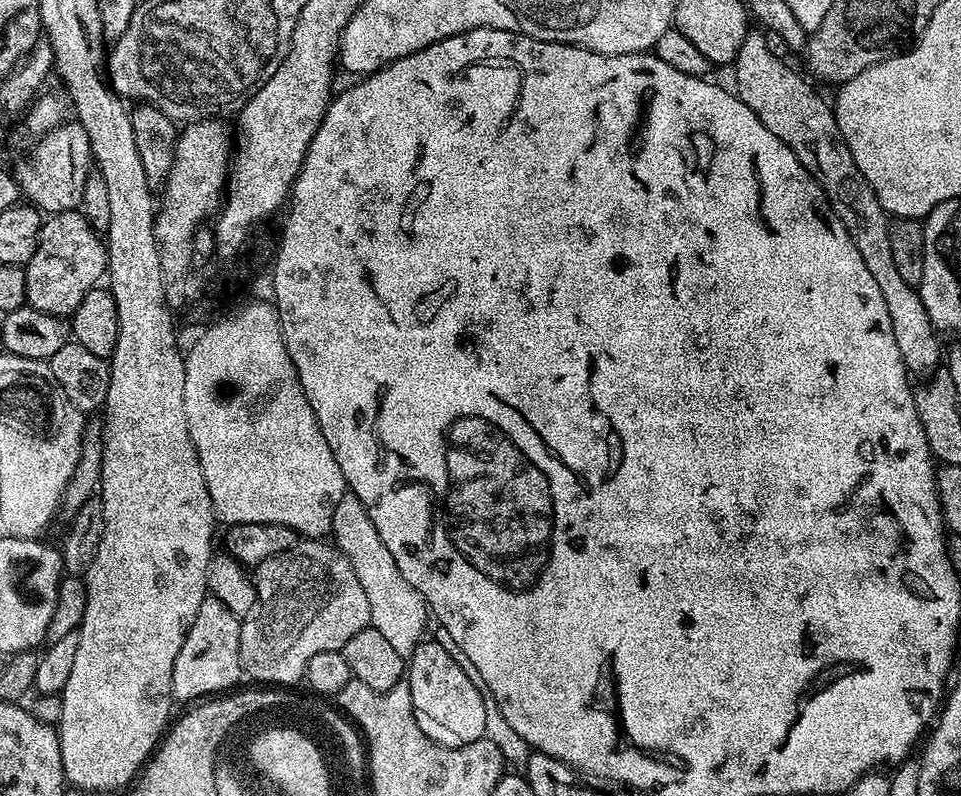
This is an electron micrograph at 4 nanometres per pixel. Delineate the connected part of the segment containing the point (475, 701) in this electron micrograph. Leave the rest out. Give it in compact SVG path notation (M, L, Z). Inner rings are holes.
M425 639L407 657L406 683L410 686L418 726L422 726L424 733L434 742L457 748L485 739L486 706L482 706L478 686L471 684L458 662L454 662L454 658L450 658L450 654L446 654L446 650L442 650L435 640Z

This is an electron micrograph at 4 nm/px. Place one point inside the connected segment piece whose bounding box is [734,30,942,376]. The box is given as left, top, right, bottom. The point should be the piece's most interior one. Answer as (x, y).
(785, 103)

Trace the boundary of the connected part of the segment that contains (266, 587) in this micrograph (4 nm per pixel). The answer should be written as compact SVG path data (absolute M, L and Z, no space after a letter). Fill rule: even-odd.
M304 538L290 550L255 565L256 601L254 610L242 618L240 625L240 666L247 675L249 672L254 679L261 680L261 685L299 685L314 654L322 654L322 650L343 650L358 630L371 625L370 602L366 602L366 590L358 582L354 566L350 566L339 548L324 543L328 542Z

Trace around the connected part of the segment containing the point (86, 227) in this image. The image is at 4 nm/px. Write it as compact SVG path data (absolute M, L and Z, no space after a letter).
M83 211L58 212L41 223L34 258L24 268L26 274L27 307L42 310L42 314L71 317L78 302L91 288L105 279L108 270L108 250L101 233L89 224Z

